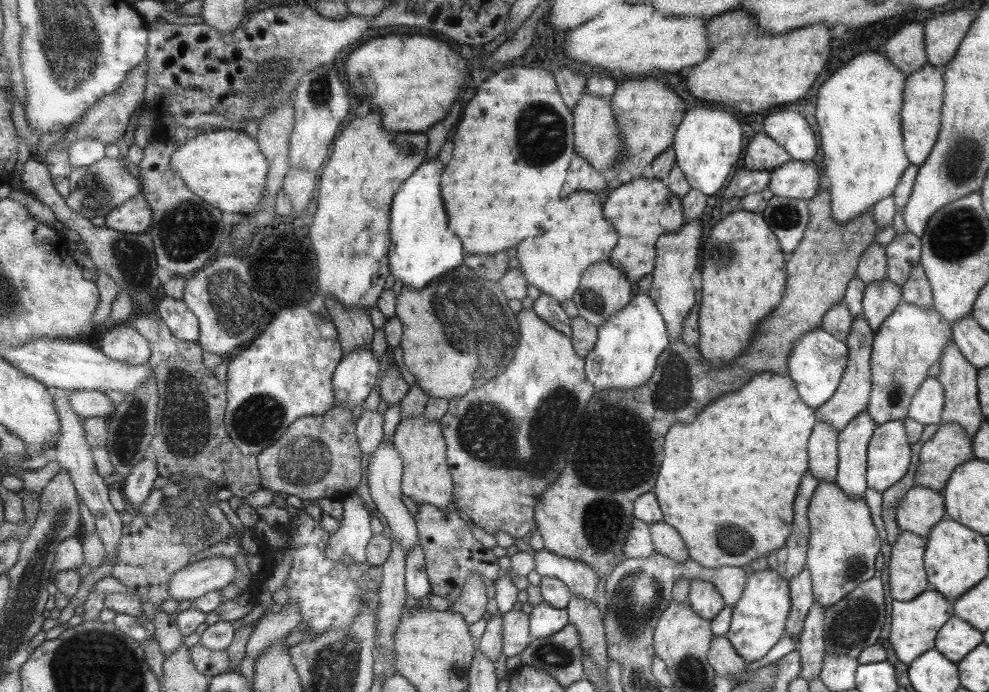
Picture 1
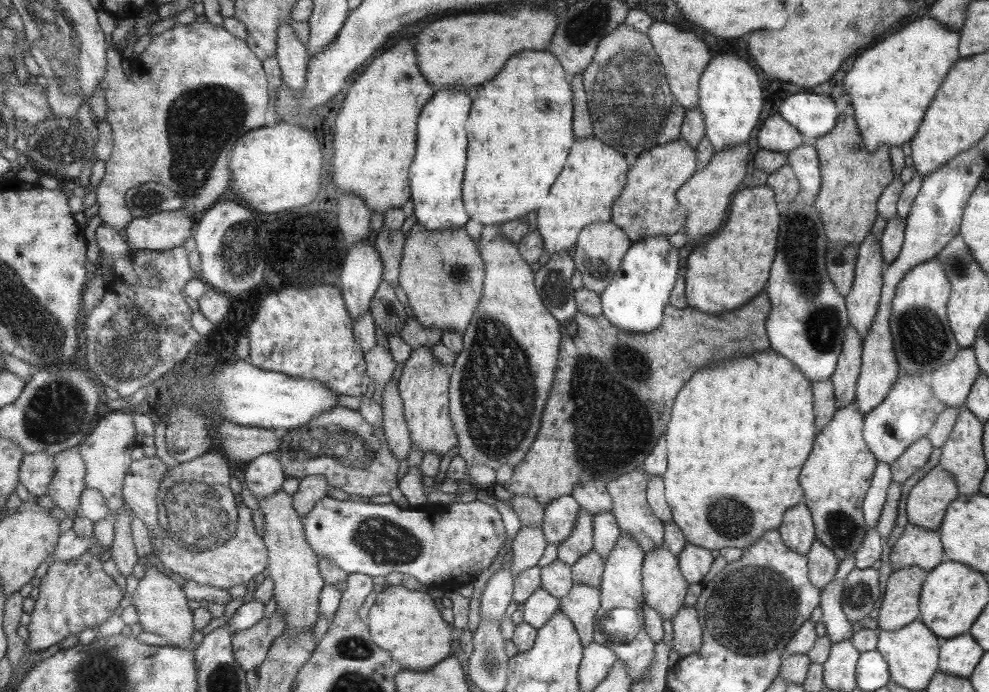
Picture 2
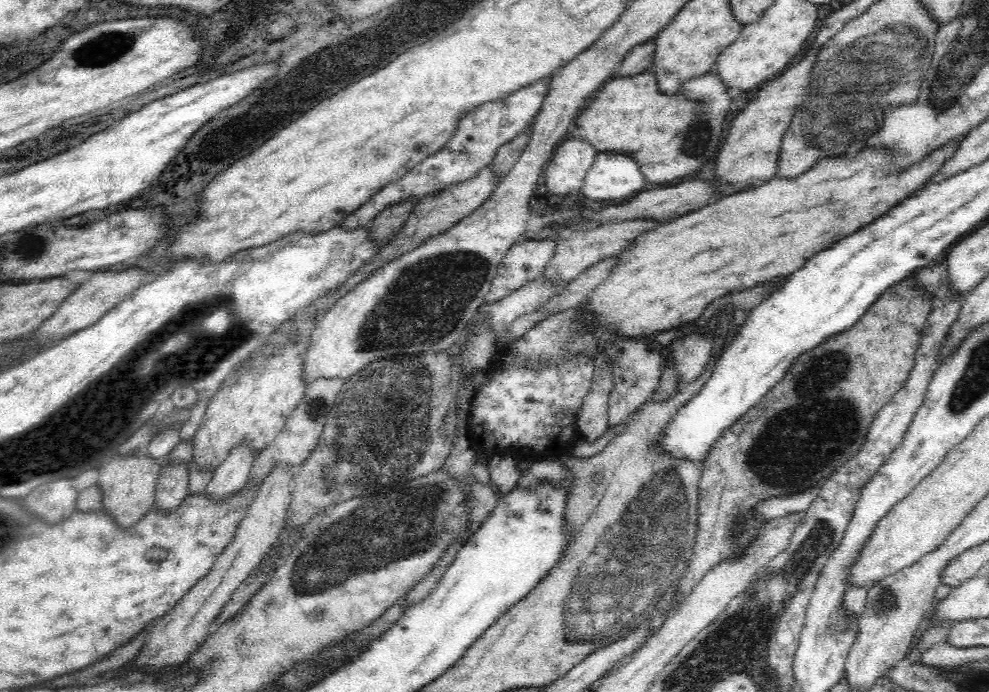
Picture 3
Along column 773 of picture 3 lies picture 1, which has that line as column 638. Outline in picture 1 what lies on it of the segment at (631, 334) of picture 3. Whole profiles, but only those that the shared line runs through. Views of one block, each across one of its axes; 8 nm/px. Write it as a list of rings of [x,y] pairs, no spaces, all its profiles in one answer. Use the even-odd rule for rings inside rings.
[[[643,176],[637,180],[623,182],[607,196],[603,206],[603,216],[618,233],[618,242],[610,252],[608,260],[625,274],[627,280],[639,281],[654,270],[655,243],[663,234],[675,234],[685,223],[682,201],[667,190],[663,180]],[[619,246],[619,248],[617,248]]]

